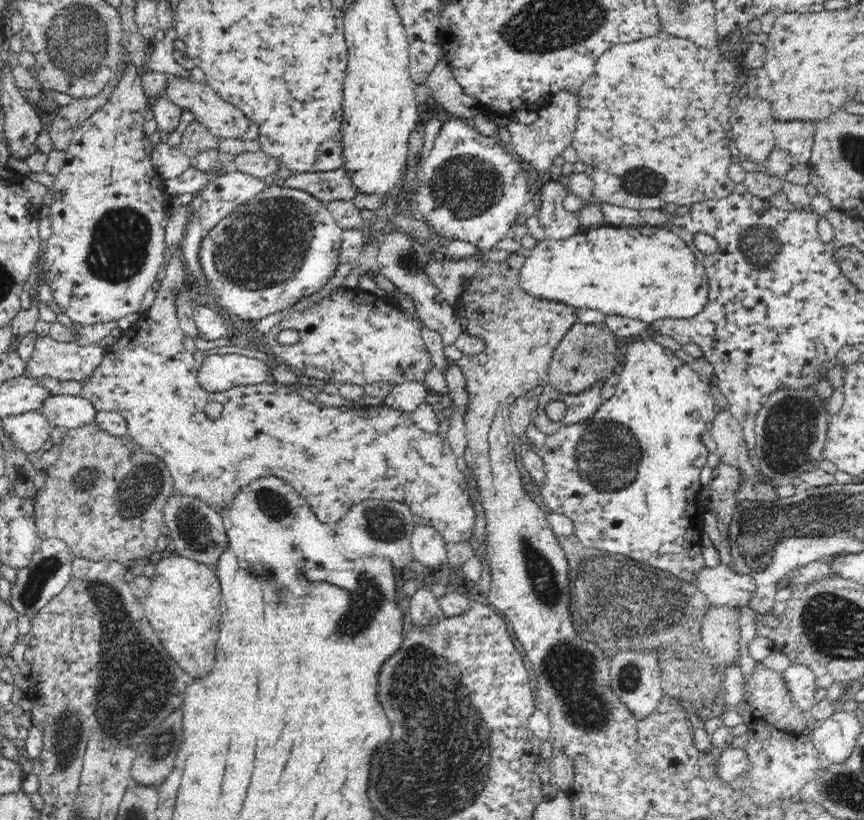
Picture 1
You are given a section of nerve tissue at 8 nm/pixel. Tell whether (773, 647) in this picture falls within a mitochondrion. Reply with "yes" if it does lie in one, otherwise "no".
no

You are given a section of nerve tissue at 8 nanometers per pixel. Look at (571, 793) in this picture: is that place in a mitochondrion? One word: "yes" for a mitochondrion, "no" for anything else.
no

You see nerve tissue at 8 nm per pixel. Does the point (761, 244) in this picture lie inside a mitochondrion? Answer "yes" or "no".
yes

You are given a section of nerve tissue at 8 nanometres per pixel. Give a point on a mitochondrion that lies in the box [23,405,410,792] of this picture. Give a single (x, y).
(136, 682)

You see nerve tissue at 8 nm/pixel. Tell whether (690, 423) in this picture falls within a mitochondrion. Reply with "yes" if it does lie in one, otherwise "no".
no

